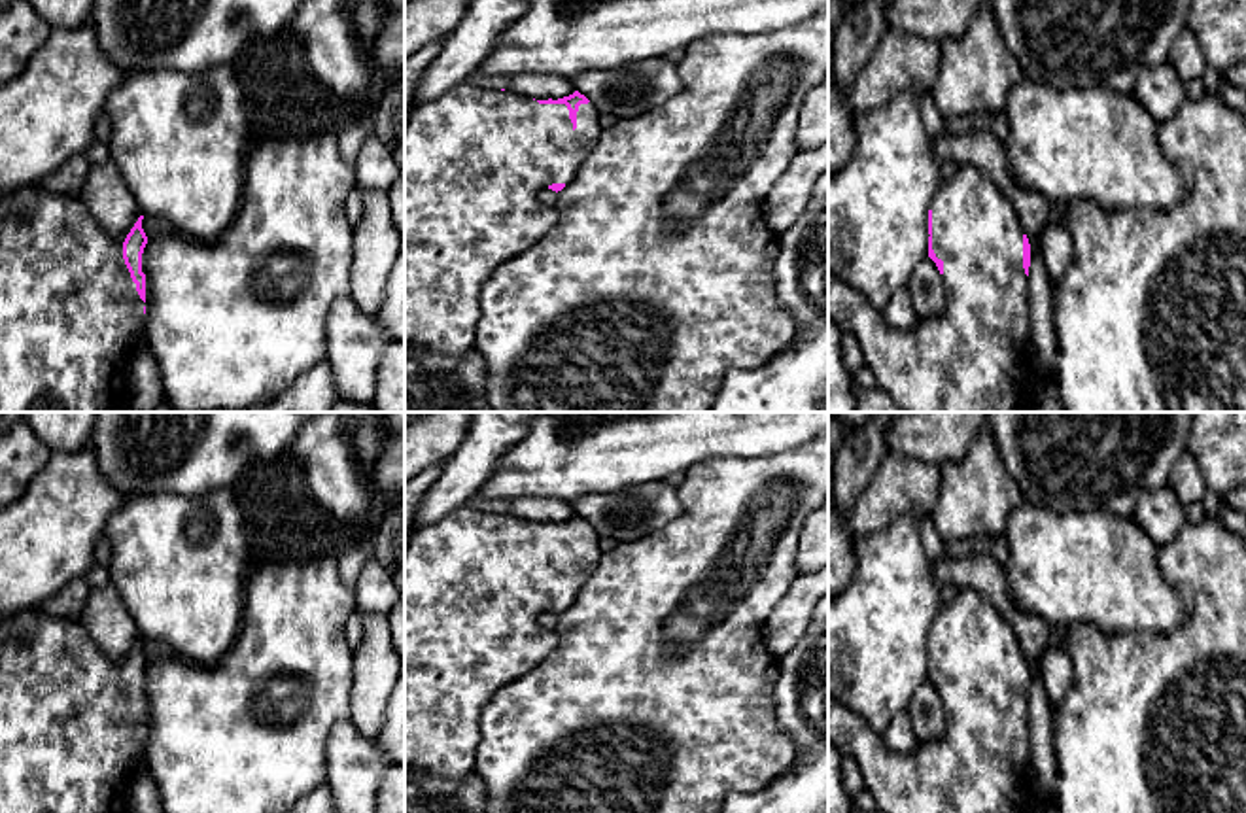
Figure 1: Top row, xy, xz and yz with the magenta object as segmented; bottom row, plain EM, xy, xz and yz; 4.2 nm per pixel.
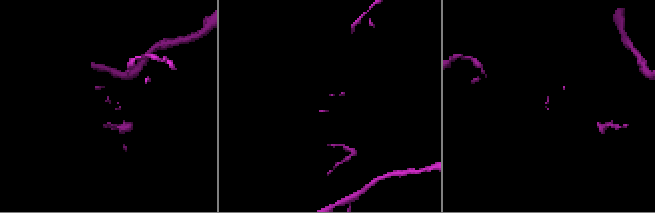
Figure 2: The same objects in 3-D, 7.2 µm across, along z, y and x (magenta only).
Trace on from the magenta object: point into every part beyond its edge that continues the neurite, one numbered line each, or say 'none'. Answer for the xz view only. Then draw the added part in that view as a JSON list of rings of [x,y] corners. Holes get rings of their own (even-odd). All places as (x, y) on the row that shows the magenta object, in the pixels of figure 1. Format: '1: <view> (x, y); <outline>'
1: xz (475, 159); [[[461,83],[442,93],[431,102],[414,104],[412,113],[405,121],[405,348],[429,350],[435,354],[458,355],[475,348],[475,327],[478,323],[478,299],[484,282],[495,272],[499,265],[514,259],[518,253],[531,248],[556,223],[558,212],[539,200],[539,193],[552,183],[571,183],[579,164],[592,151],[603,127],[599,125],[599,112],[592,102],[580,104],[577,123],[569,119],[565,104],[539,104],[529,96],[501,89],[480,89]]]

